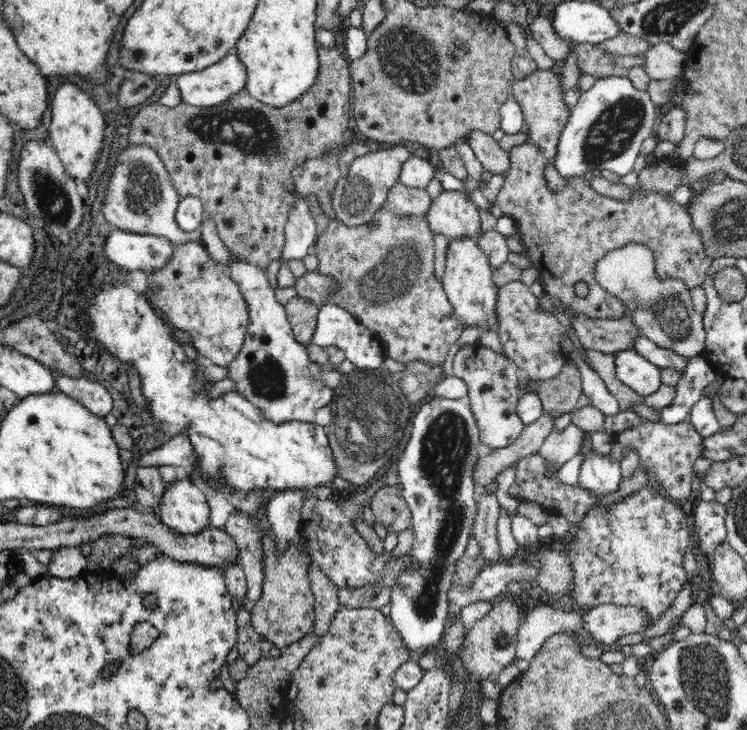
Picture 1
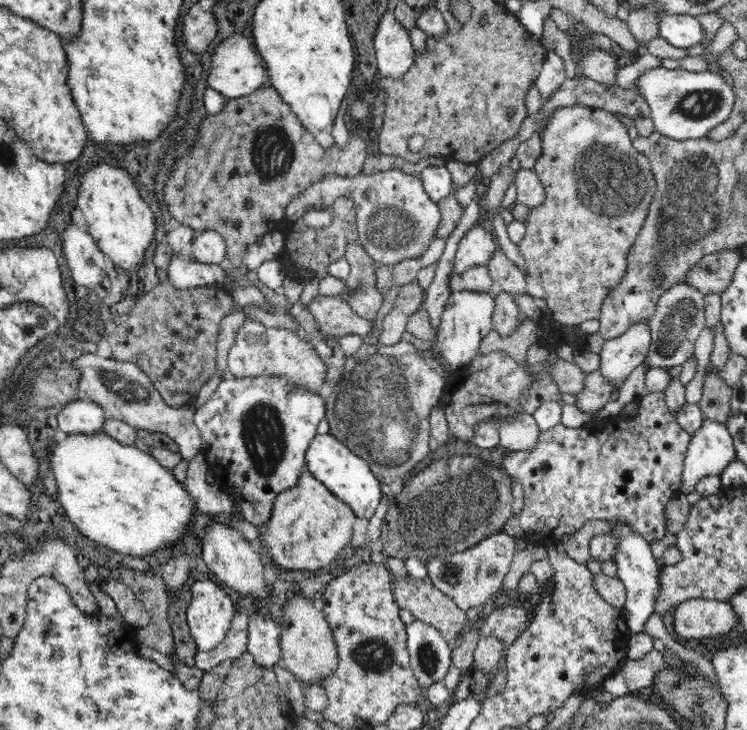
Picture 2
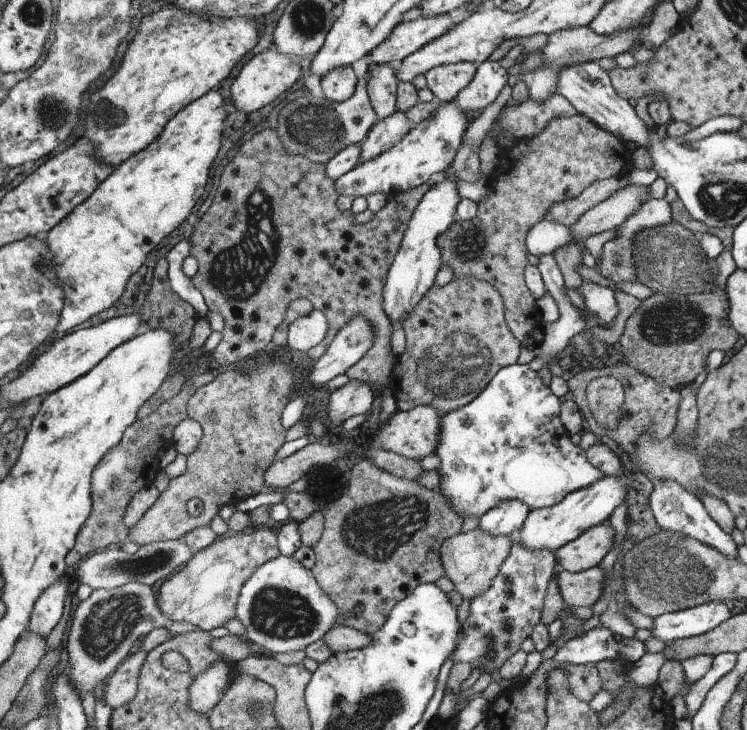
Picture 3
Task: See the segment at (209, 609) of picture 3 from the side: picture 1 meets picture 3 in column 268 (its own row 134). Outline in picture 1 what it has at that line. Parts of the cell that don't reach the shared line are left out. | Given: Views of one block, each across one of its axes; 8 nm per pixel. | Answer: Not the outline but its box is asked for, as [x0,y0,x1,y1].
[498,70,712,320]

